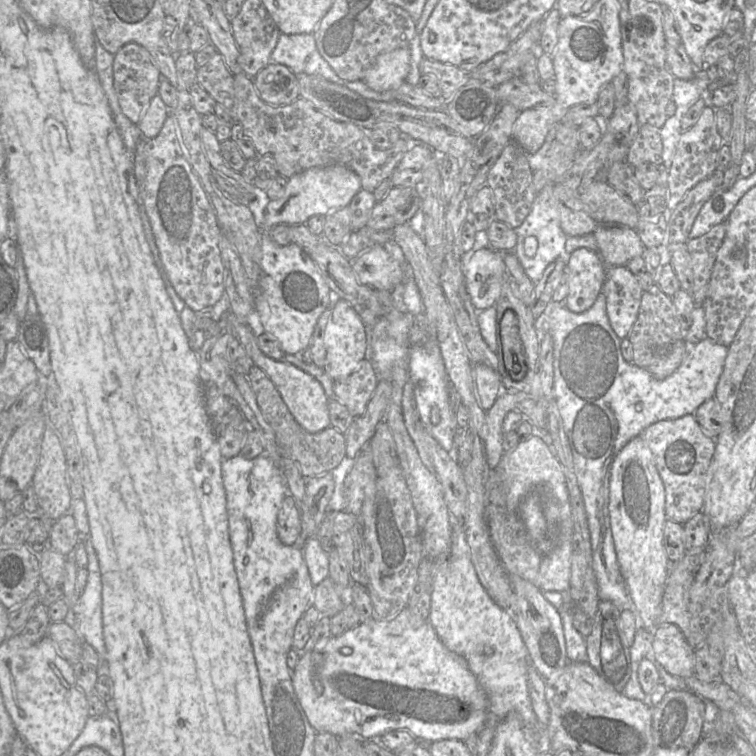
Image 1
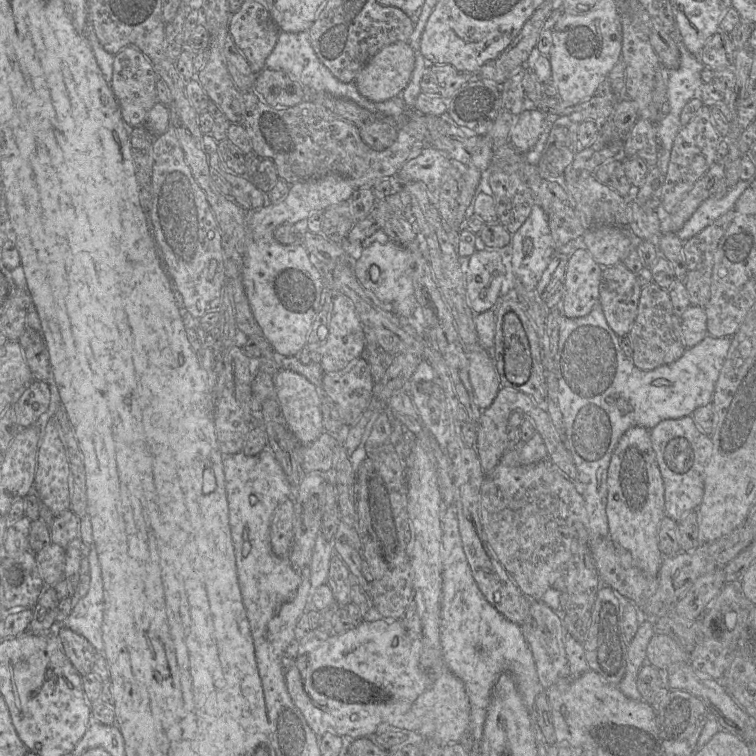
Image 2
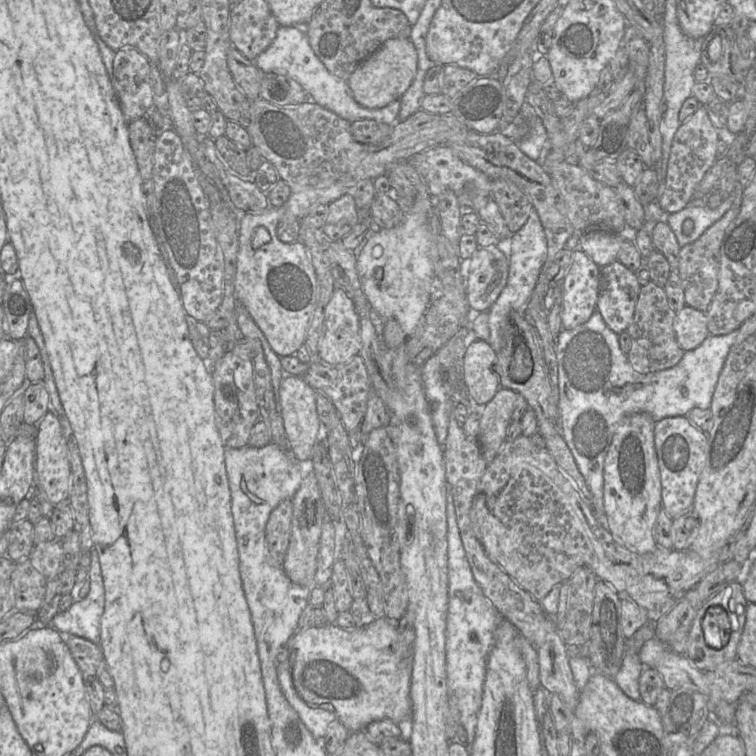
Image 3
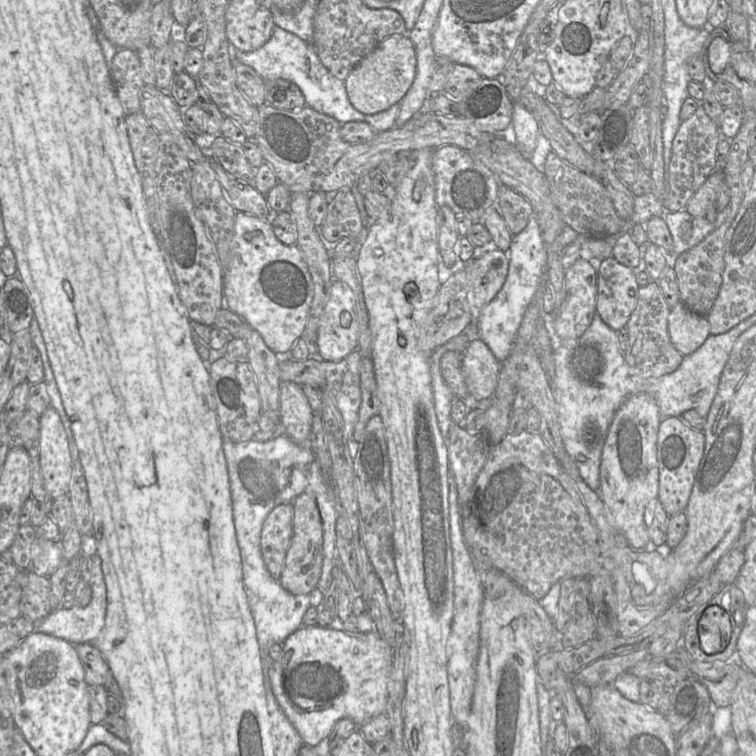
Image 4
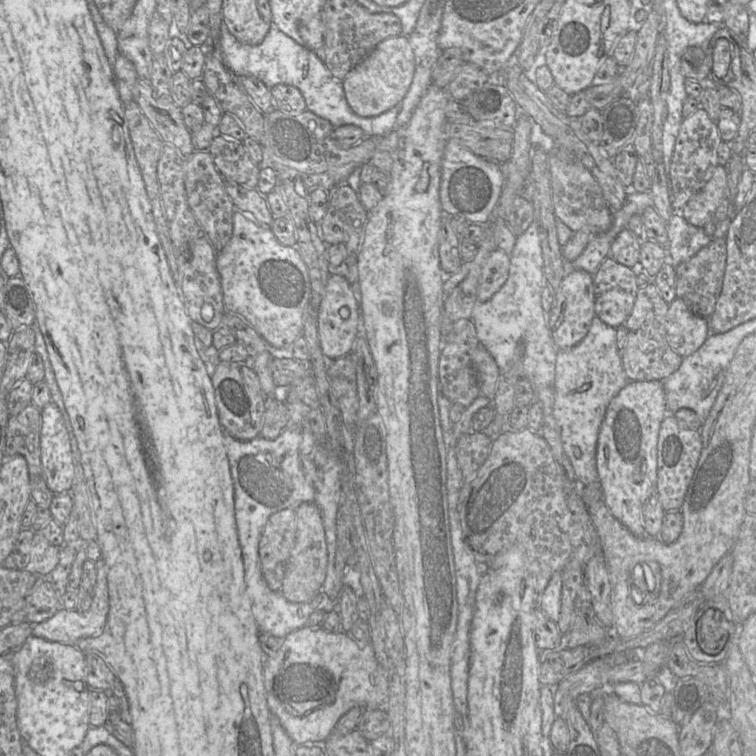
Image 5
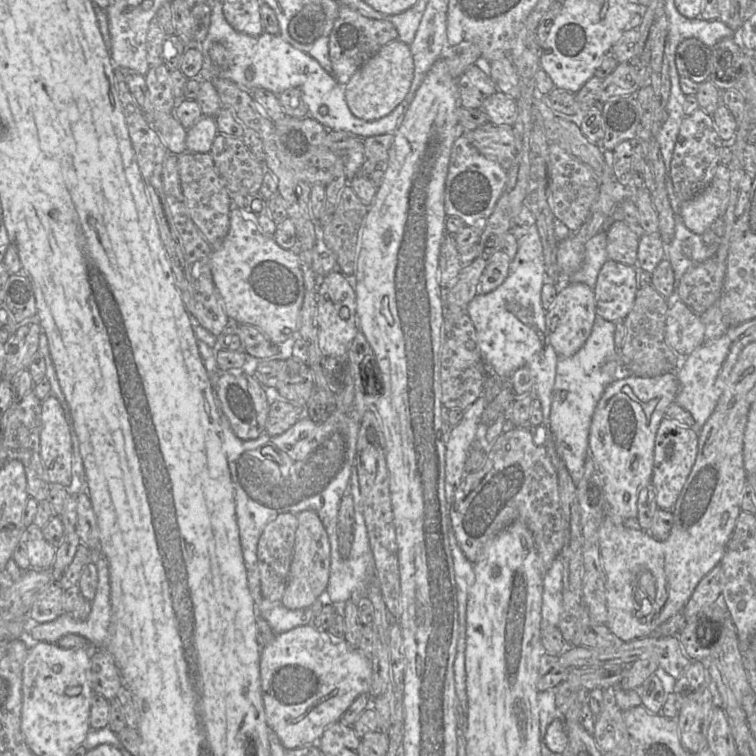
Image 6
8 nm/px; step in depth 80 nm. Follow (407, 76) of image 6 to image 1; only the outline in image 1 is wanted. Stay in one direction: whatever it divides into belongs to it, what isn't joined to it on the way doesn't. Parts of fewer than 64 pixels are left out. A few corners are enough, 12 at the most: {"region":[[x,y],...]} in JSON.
{"region":[[409,48],[381,54],[363,81],[376,92],[406,81]]}

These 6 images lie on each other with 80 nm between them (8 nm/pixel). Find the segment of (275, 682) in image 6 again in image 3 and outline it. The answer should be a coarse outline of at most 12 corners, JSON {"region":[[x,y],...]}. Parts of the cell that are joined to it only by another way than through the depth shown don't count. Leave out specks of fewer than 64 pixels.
{"region":[[387,617],[298,630],[277,665],[315,739],[411,715]]}

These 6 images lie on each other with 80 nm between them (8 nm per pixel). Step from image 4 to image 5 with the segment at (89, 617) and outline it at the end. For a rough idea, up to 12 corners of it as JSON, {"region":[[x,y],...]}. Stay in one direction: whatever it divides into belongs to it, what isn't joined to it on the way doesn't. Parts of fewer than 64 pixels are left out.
{"region":[[95,562],[87,612],[59,609],[32,635],[73,644],[100,635],[110,609],[107,567]]}

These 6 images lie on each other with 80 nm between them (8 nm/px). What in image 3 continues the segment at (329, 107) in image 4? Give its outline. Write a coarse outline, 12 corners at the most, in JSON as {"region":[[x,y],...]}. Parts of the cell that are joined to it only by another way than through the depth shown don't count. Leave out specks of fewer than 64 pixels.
{"region":[[279,26],[254,63],[292,78],[309,99],[349,122],[393,125],[399,100],[359,105],[307,34]]}

